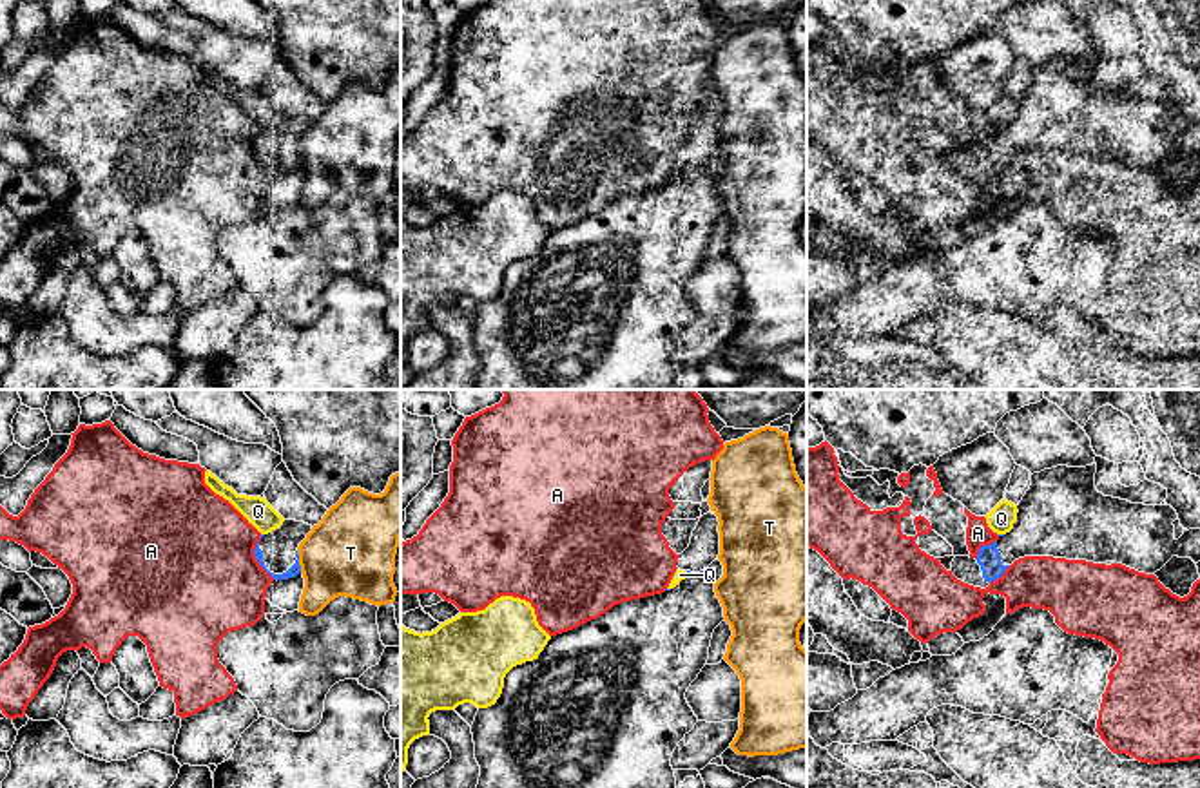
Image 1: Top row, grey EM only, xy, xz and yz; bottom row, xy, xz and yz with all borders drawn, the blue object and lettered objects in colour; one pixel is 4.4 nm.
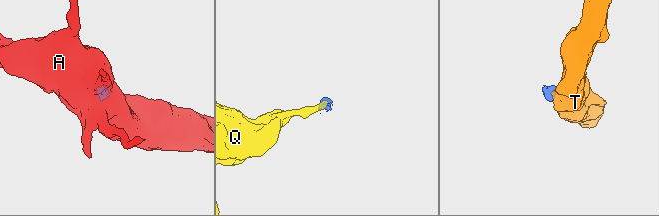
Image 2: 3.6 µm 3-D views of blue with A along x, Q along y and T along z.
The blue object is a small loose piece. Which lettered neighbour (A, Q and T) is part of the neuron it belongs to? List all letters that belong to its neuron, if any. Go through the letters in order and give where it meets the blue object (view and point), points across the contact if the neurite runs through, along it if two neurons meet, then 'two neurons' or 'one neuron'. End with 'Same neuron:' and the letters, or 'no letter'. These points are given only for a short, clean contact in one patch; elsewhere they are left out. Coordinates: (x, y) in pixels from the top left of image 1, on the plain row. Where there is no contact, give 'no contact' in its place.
A: meets blue in xy at (254, 149); two neurons
Q: meets blue in xz at (686, 169); two neurons
T: meets blue in xy at (298, 156); two neurons
Same neuron: no letter

